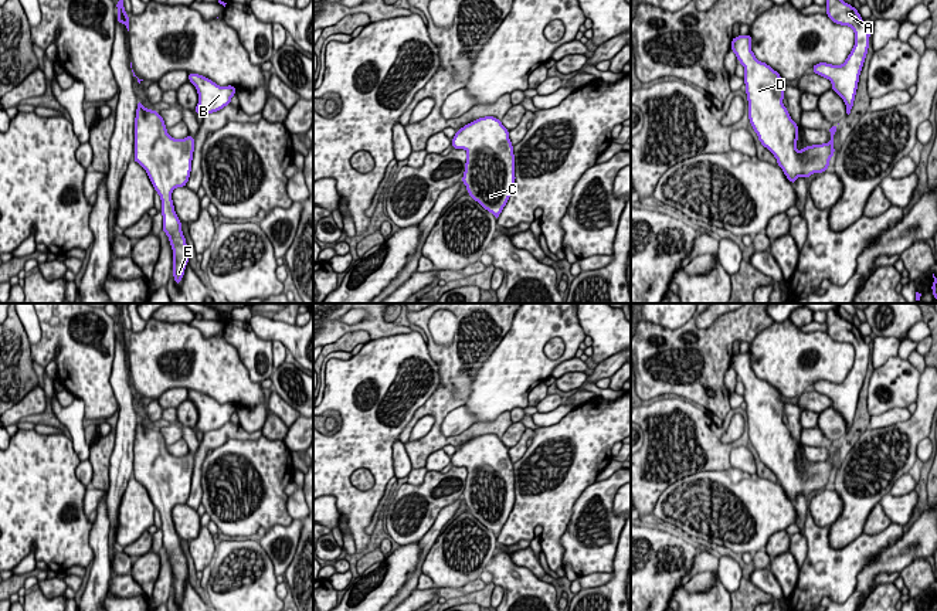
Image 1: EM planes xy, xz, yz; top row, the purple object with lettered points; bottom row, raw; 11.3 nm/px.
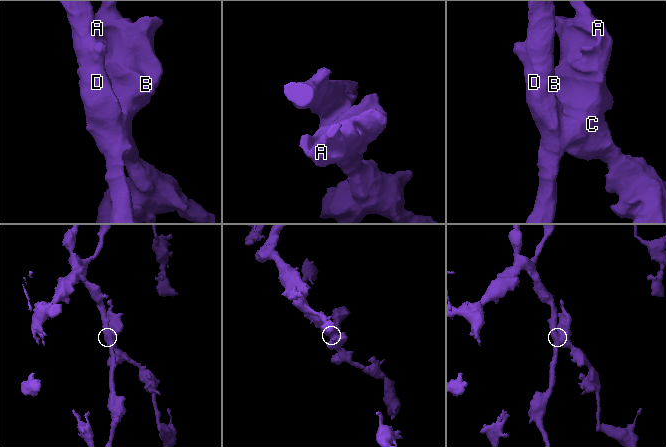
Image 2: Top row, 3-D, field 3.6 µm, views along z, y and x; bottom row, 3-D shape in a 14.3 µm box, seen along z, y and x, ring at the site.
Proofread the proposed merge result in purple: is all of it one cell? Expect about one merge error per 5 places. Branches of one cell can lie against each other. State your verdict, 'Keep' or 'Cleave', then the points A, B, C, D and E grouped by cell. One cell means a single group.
Keep. Groups: A B C D E

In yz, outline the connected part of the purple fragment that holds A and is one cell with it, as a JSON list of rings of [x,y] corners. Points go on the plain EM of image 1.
[[[826,310],[826,333],[841,343],[849,343],[855,349],[855,363],[842,383],[818,380],[812,384],[812,390],[831,398],[834,410],[836,410],[846,422],[849,432],[853,424],[859,393],[869,366],[869,344],[865,343],[859,329],[845,320],[838,310]]]

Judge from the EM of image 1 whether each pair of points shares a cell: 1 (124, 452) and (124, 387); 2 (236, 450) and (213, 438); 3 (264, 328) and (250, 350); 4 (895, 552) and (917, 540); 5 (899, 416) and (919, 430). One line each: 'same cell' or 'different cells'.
1: same cell
2: different cells
3: different cells
4: same cell
5: different cells

